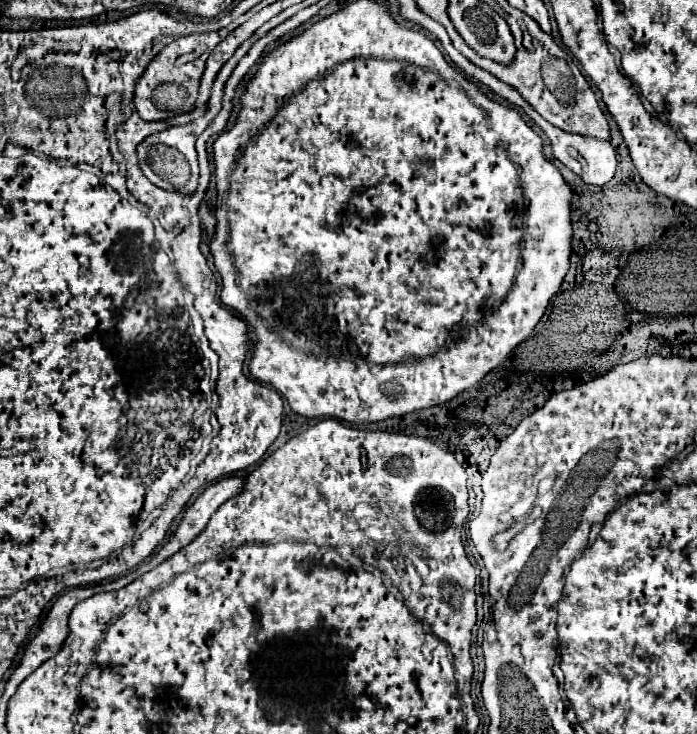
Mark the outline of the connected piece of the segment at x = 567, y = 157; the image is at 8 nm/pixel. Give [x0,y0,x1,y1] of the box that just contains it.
[532,119,616,187]

